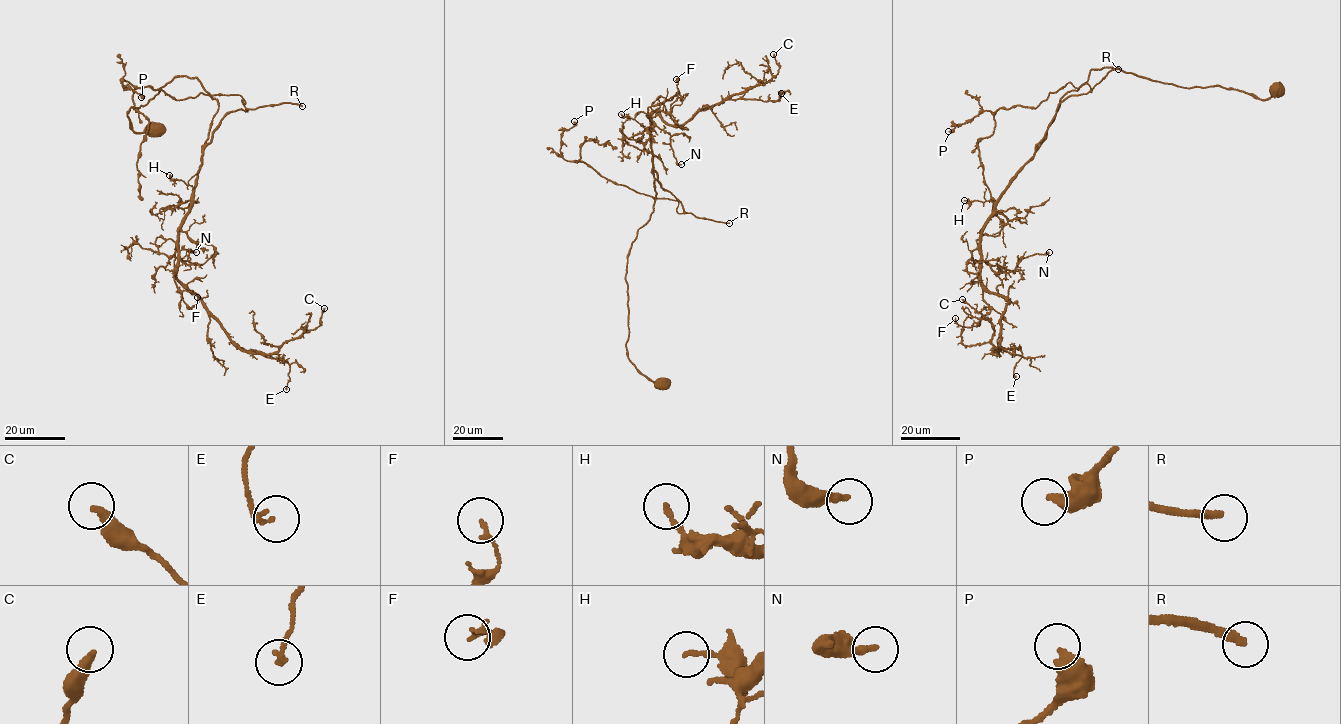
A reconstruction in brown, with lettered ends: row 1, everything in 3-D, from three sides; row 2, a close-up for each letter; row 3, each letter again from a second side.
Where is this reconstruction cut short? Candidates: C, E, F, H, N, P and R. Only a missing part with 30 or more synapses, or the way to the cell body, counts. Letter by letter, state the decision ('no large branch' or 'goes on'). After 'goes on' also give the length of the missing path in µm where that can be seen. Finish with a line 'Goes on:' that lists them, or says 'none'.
C: no large branch
E: no large branch
F: no large branch
H: no large branch
N: no large branch
P: no large branch
R: goes on | 300 µm
Goes on: R

